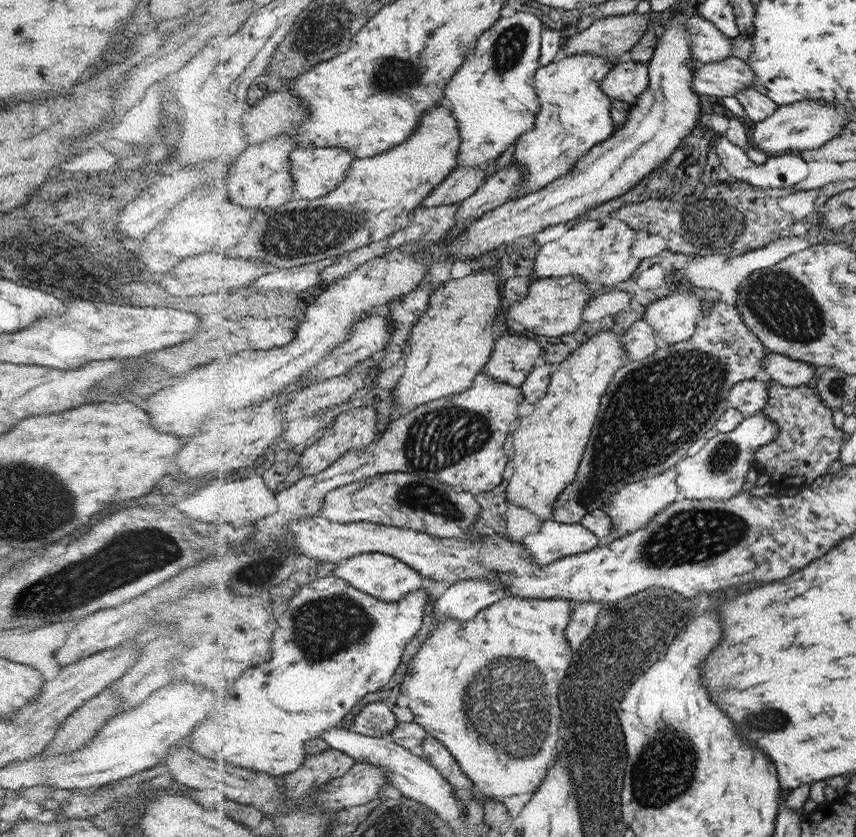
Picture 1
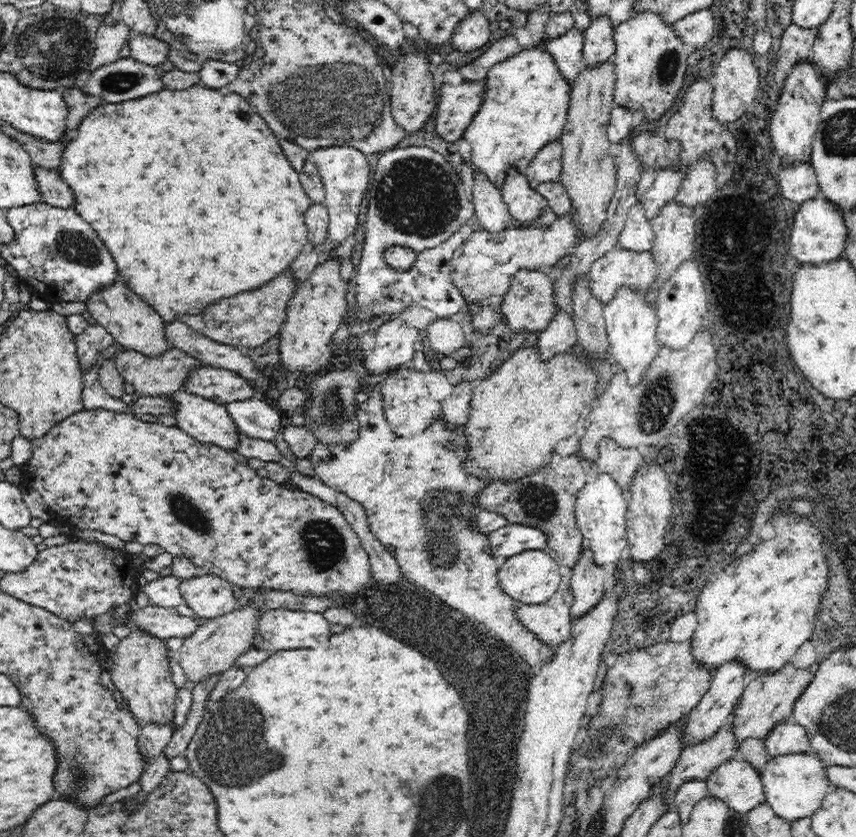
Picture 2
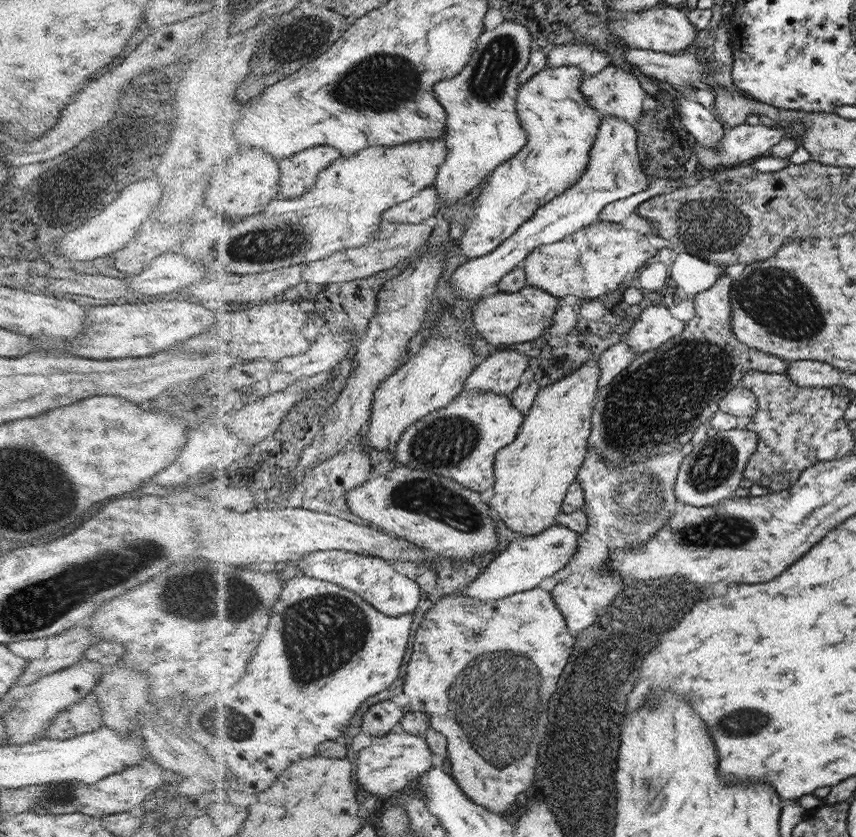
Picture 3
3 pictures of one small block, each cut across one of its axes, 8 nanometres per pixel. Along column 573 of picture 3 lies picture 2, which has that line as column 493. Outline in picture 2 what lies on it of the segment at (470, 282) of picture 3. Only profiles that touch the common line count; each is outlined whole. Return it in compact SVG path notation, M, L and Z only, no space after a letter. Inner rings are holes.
M482 174L473 177L472 201L482 231L500 233L508 228L510 213L501 190Z

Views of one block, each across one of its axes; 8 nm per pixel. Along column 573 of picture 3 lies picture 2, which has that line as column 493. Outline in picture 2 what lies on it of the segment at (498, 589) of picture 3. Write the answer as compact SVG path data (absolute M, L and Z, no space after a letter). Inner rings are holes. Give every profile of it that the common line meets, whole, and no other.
M506 523L487 534L490 554L495 558L510 558L525 550L546 548L547 536L539 528Z

